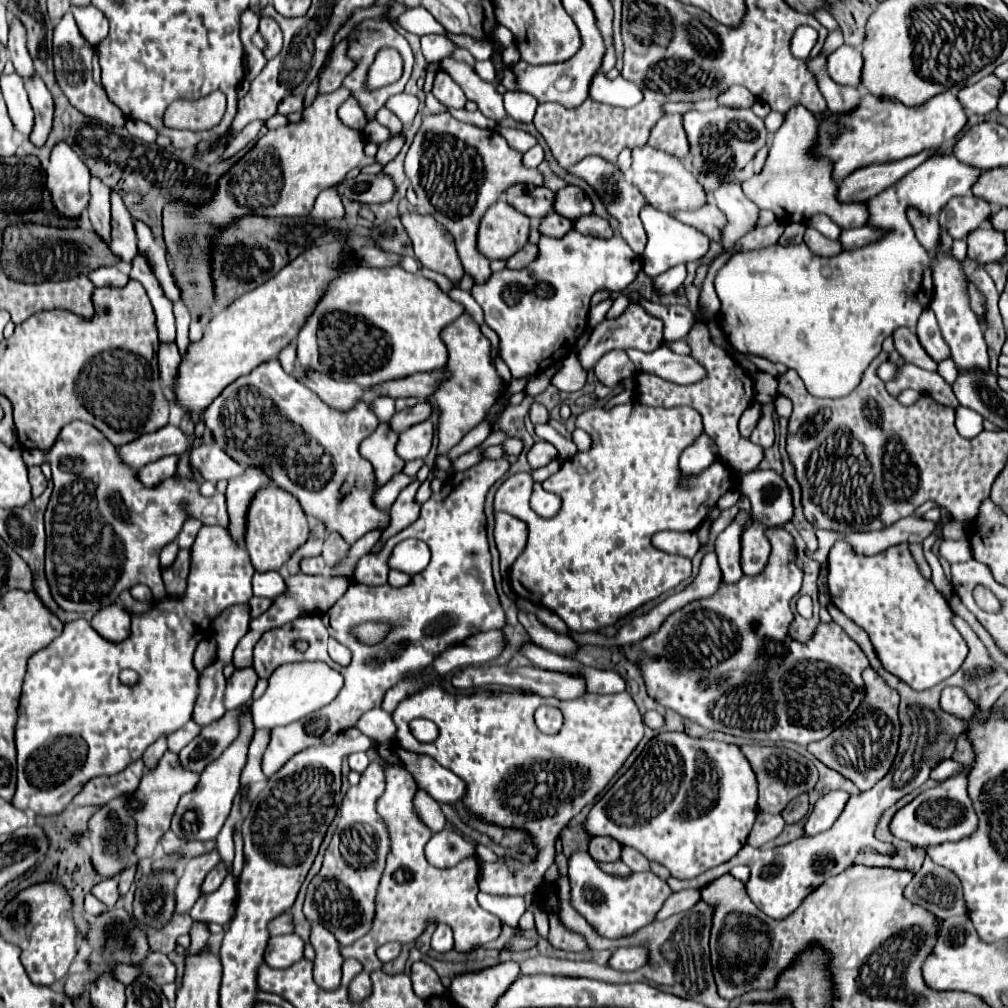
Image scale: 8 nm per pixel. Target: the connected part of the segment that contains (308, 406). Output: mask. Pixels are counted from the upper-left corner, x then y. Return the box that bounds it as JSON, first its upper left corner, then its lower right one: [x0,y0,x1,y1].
[203,359,389,545]

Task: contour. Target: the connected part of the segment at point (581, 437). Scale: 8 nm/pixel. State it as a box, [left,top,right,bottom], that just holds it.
[572,429,592,451]

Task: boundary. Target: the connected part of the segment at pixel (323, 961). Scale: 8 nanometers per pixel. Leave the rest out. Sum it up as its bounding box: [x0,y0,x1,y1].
[311,925,341,989]

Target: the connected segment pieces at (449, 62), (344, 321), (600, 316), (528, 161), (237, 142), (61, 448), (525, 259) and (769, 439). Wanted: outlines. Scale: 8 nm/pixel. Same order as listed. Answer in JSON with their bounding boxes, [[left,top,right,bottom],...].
[[439,57,505,121],[297,265,465,389],[588,298,613,329],[523,145,545,167],[223,121,265,159],[23,421,229,613],[507,243,539,269],[749,405,775,447]]

